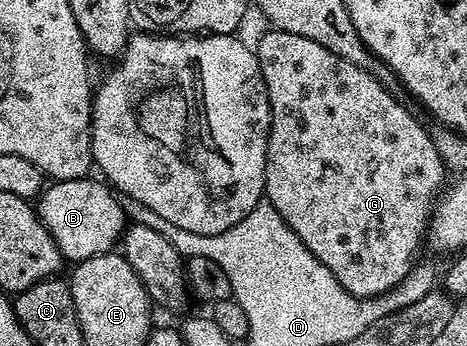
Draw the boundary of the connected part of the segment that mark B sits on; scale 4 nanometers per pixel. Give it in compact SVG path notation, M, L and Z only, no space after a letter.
M88 176L64 182L52 181L37 199L39 218L45 224L49 236L53 236L64 259L71 264L89 260L95 254L112 253L116 249L117 243L122 239L123 231L129 222L127 215L123 213L116 191L106 181L94 182L93 179L94 177Z

